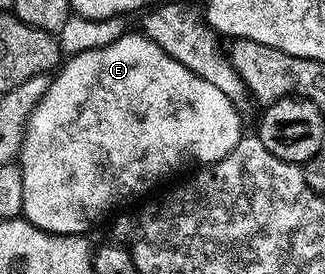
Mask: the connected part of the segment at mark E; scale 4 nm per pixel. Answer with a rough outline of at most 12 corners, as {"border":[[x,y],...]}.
{"border":[[142,32],[68,56],[23,126],[23,217],[86,234],[245,136]]}

